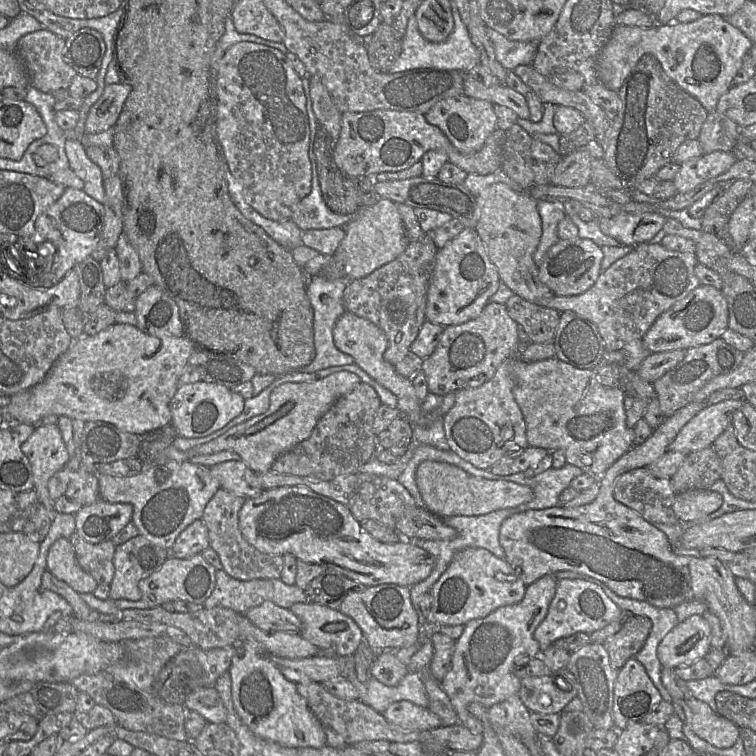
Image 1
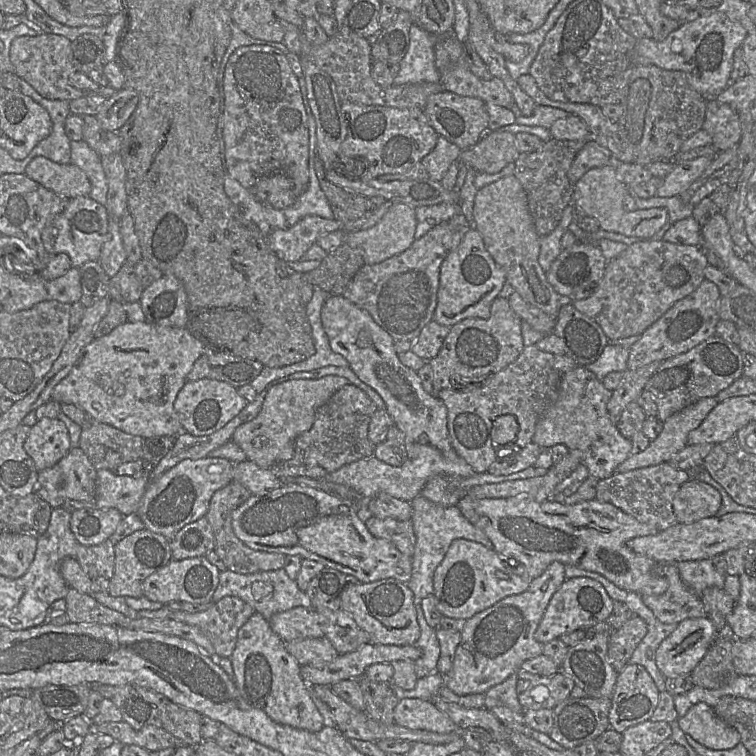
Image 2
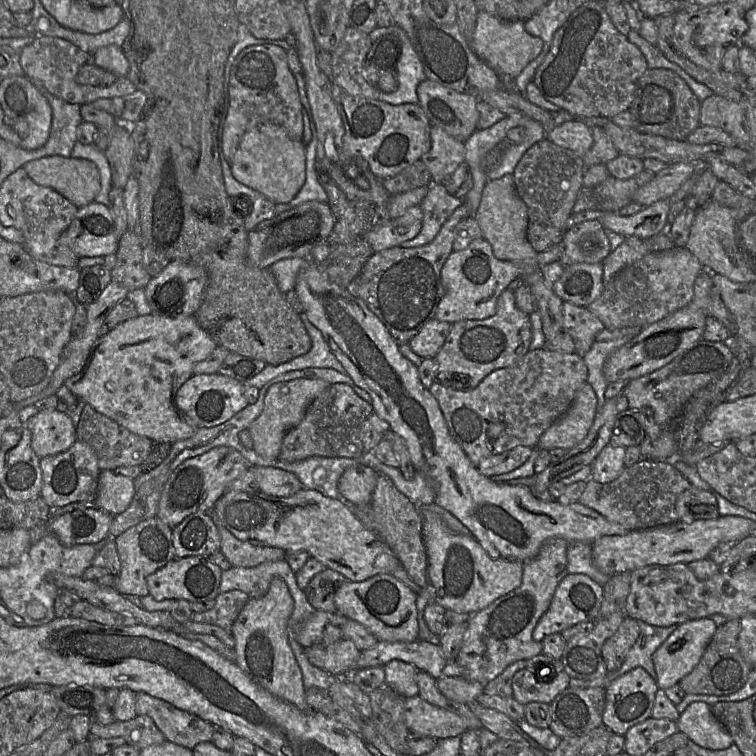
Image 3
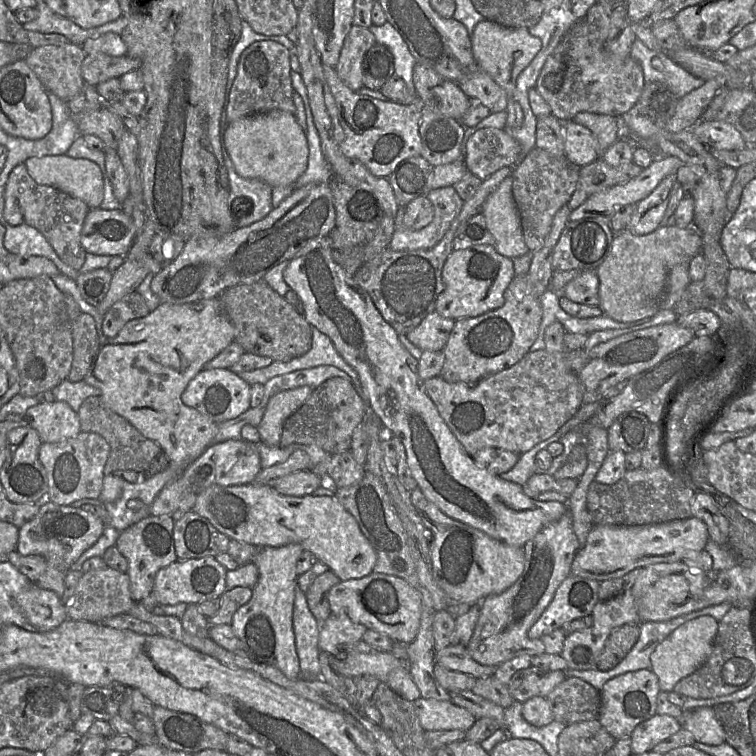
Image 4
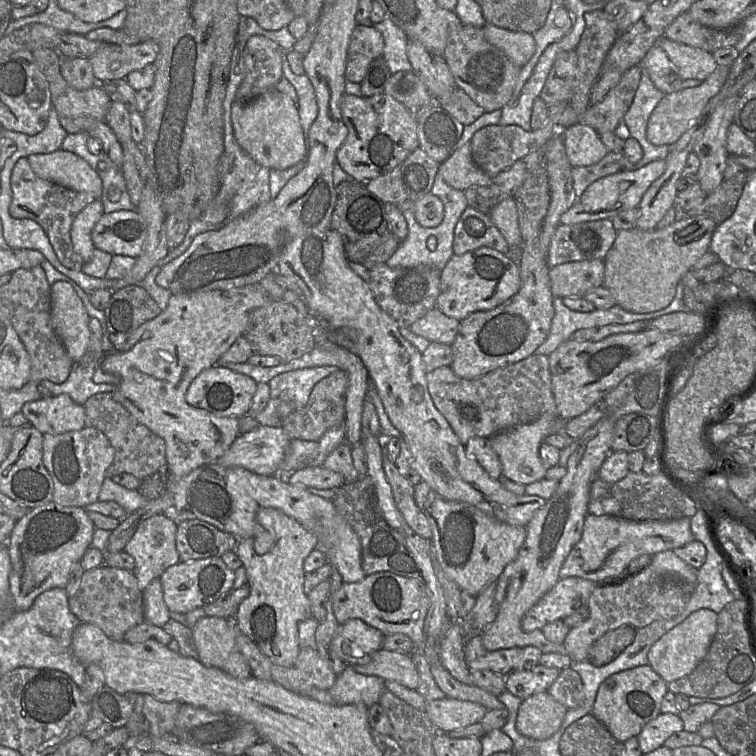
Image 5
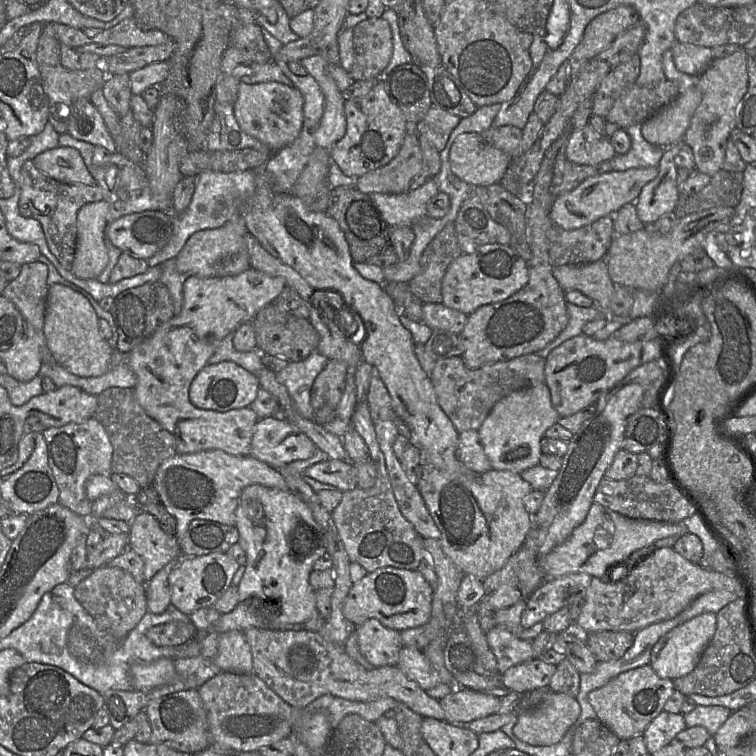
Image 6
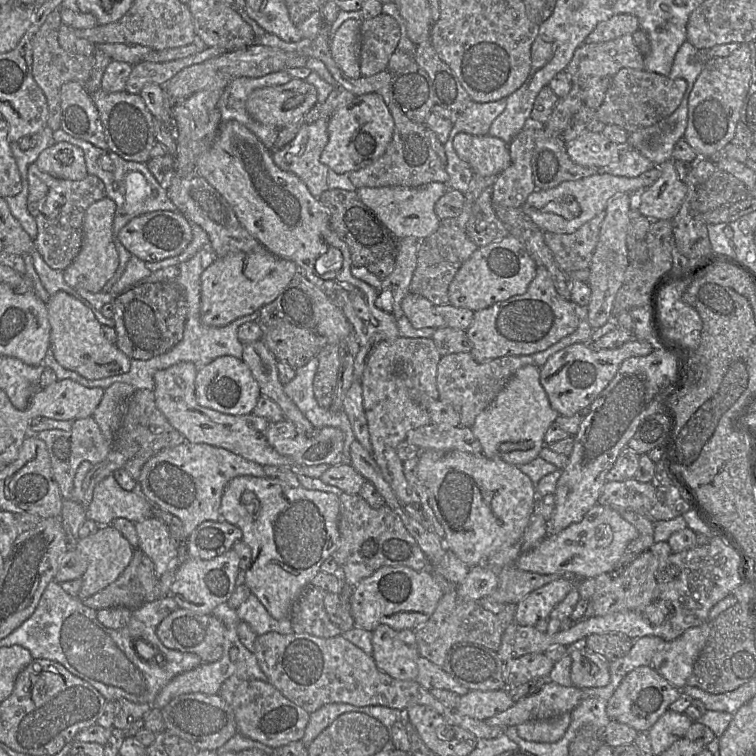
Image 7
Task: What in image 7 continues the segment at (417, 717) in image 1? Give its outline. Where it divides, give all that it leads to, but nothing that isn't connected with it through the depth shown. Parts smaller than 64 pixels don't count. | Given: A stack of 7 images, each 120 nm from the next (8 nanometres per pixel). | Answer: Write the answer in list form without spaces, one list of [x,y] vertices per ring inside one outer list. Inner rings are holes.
[[[508,689],[469,691],[460,697],[456,709],[463,715],[484,721],[506,711],[513,704]]]

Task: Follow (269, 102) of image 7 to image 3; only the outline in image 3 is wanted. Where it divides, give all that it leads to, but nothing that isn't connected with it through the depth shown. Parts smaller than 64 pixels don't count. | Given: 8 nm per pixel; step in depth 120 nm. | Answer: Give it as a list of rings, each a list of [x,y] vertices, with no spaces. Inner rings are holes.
[[[262,124],[242,136],[230,168],[239,183],[260,192],[274,204],[289,203],[305,182],[305,152],[305,144],[293,140],[284,127]]]

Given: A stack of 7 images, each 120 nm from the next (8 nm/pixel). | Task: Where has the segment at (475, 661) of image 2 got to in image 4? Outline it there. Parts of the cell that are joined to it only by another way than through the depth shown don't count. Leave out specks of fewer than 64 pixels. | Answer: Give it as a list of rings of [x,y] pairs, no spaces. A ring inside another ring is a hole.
[[[569,512],[542,528],[523,546],[525,564],[522,575],[507,590],[491,595],[480,603],[480,614],[473,635],[467,644],[470,656],[478,663],[499,666],[520,655],[545,653],[540,638],[530,639],[528,631],[550,604],[562,581],[571,574],[570,567],[580,543],[573,530]]]

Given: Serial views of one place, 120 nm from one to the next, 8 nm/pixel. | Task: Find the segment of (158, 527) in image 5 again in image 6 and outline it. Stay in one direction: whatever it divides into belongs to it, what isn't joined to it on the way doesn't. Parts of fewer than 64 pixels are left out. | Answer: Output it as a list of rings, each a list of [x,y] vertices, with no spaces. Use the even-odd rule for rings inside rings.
[[[139,512],[130,526],[129,548],[143,558],[147,583],[166,564],[180,556],[181,548],[177,537],[167,533],[150,513]]]

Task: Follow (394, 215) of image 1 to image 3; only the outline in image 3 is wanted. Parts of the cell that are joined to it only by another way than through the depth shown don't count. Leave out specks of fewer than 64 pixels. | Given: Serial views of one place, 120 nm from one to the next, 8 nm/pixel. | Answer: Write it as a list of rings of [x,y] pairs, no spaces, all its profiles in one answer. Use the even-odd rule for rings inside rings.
[[[415,205],[408,208],[402,216],[390,220],[383,226],[374,227],[362,238],[374,252],[383,251],[415,238],[421,231],[422,222],[422,209],[420,205]]]

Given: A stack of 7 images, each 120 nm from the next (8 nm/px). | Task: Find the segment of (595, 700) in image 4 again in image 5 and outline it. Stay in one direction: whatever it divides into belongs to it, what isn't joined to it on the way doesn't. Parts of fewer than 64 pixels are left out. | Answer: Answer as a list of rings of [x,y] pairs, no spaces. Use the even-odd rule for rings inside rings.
[[[570,667],[560,670],[548,693],[568,709],[579,707],[585,700],[585,688],[580,675]]]

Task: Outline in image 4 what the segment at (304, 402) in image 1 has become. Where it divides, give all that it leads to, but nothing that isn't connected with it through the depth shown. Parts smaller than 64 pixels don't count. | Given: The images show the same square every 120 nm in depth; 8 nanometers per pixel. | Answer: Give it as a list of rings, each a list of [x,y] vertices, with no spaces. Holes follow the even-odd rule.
[[[307,385],[280,391],[270,397],[257,426],[261,442],[278,446],[285,421],[307,400],[313,389]]]

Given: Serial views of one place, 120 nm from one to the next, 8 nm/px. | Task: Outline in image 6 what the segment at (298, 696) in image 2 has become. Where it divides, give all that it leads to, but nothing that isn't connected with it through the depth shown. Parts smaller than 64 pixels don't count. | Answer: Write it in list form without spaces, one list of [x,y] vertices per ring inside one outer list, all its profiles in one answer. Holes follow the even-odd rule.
[[[252,484],[252,485],[245,487],[242,490],[242,493],[241,493],[241,496],[239,499],[239,504],[237,506],[235,515],[236,515],[235,526],[239,532],[238,543],[243,548],[243,550],[245,551],[246,556],[247,556],[247,561],[245,564],[245,566],[246,566],[245,573],[242,576],[240,583],[237,585],[238,591],[239,591],[239,599],[242,603],[246,599],[256,597],[264,602],[264,606],[261,606],[261,607],[258,607],[257,605],[255,605],[255,603],[250,603],[250,606],[253,609],[260,612],[264,617],[264,626],[265,627],[261,627],[261,628],[286,631],[287,629],[292,627],[292,625],[303,624],[307,620],[311,619],[313,616],[317,616],[319,614],[319,611],[317,610],[317,607],[316,607],[315,590],[313,589],[313,587],[311,586],[311,584],[309,582],[309,575],[310,575],[311,571],[314,570],[313,565],[314,565],[315,561],[326,552],[326,546],[325,546],[325,538],[324,538],[323,531],[322,531],[320,525],[313,518],[309,507],[300,498],[298,498],[295,494],[293,494],[289,490],[270,488],[270,487],[261,485],[261,484]],[[253,496],[258,497],[257,501],[261,503],[262,507],[260,508],[258,506],[253,506],[253,509],[251,511],[252,506],[250,506],[248,509],[246,509],[246,501],[250,497],[253,497]],[[256,525],[258,527],[261,526],[263,528],[262,534],[258,534],[256,532],[256,529],[255,529]]]

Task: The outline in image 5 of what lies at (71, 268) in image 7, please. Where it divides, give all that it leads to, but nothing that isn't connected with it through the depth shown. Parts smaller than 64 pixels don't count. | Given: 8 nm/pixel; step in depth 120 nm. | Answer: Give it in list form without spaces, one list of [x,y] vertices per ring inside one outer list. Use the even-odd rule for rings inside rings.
[[[96,199],[88,204],[73,221],[71,228],[73,248],[82,257],[84,263],[89,262],[93,257],[95,246],[91,233],[103,214],[103,204],[100,199]]]

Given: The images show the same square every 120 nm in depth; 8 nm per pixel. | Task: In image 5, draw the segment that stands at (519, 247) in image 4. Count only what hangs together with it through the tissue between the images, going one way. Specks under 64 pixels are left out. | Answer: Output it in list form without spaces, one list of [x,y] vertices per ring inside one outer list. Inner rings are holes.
[[[513,196],[506,197],[493,206],[489,217],[500,230],[510,248],[523,244],[518,223],[517,205]]]

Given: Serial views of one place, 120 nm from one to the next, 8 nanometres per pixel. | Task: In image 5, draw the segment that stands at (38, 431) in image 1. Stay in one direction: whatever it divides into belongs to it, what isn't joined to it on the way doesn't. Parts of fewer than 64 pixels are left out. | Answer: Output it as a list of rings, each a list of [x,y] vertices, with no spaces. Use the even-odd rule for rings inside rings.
[[[67,394],[27,402],[21,412],[42,434],[58,435],[85,427],[85,408]]]

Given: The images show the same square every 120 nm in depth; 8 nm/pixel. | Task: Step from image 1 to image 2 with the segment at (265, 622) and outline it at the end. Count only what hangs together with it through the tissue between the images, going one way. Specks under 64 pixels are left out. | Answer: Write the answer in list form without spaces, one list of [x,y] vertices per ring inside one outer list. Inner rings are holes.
[[[295,607],[274,614],[269,620],[272,630],[285,642],[325,635],[327,619],[313,607]]]

